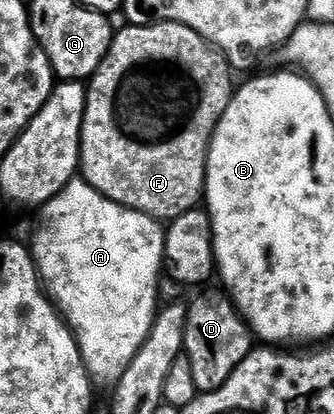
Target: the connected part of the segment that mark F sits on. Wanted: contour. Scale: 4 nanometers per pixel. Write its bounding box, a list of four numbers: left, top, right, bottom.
[79,20,231,220]

